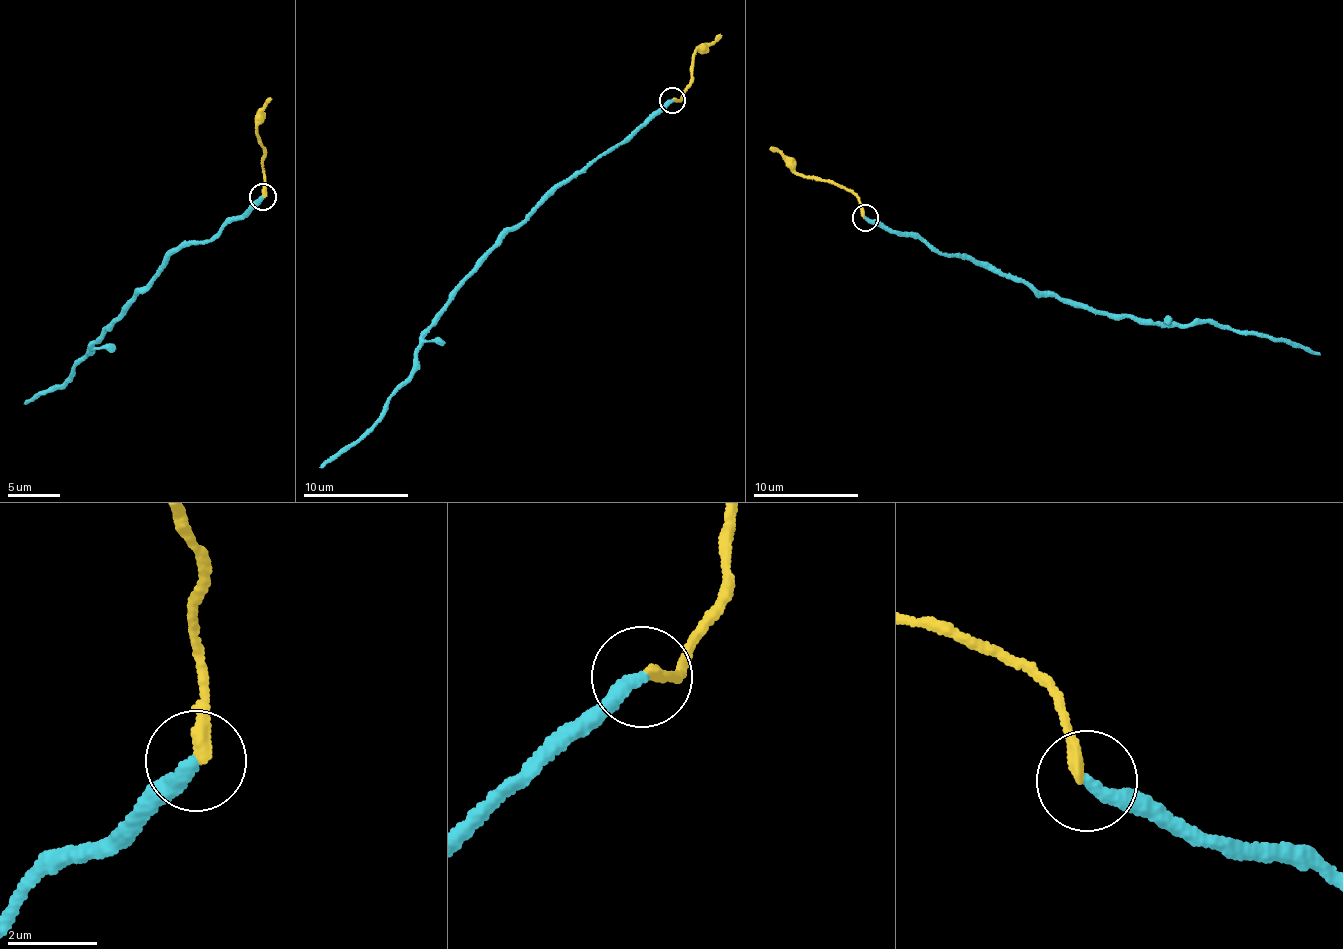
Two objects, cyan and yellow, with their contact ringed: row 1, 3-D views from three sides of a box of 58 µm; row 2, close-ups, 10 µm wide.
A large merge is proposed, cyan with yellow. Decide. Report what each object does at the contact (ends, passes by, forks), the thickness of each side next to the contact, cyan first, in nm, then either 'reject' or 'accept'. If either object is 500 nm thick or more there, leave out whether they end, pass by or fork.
cyan ends | yellow ends | 320/320 nm | reject

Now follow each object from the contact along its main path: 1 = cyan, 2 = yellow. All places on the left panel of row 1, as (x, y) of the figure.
1: (263, 197), (222, 223), (210, 239), (173, 251), (91, 344), (92, 353), (77, 362), (75, 374), (23, 404)
2: (263, 196), (264, 156), (254, 131), (270, 99)

